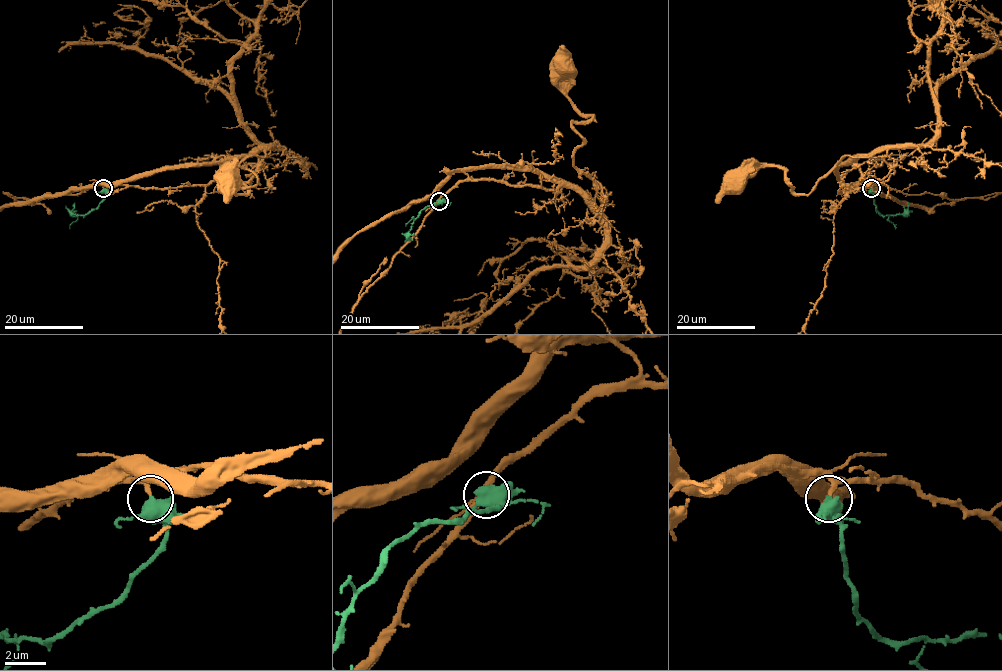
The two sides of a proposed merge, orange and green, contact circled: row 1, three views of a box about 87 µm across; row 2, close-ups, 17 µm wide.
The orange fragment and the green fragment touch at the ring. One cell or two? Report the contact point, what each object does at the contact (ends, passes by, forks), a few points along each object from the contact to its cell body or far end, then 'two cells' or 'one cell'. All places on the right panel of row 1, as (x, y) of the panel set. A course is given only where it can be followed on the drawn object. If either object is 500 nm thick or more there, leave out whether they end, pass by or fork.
(871, 188) | orange via (870, 188), (850, 188), (856, 161), (880, 150), (845, 156), (807, 194), (777, 166), (738, 179) | green via (870, 188), (875, 210), (881, 216), (905, 214), (908, 203) | one cell

